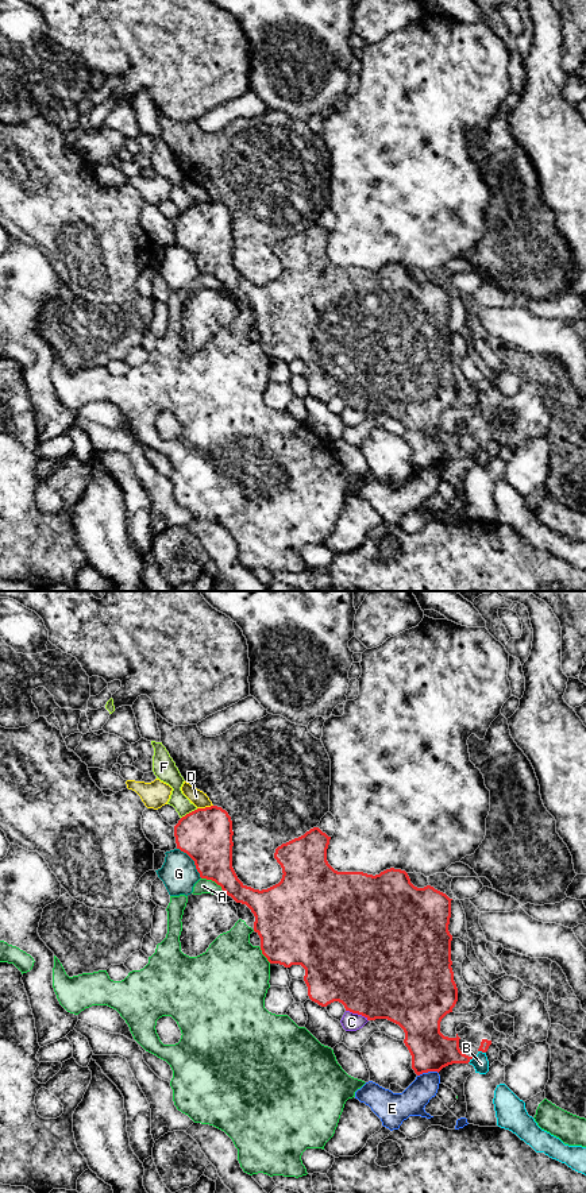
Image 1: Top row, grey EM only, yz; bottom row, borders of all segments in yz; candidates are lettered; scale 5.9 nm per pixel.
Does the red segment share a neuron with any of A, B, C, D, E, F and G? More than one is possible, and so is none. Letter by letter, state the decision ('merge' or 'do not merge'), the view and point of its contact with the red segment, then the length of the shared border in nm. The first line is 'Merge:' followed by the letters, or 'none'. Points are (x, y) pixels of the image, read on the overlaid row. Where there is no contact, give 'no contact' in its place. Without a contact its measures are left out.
Merge: none
A: do not merge; contact yz (212, 880); length 140 nm
B: do not merge; contact yz (471, 1058); length 80 nm
C: do not merge; contact yz (357, 1012); length 150 nm
D: do not merge; contact yz (204, 809); length 100 nm
E: do not merge; contact yz (427, 1072); length 130 nm
F: do not merge; contact yz (189, 813); length 120 nm
G: do not merge; contact yz (193, 860); length 240 nm

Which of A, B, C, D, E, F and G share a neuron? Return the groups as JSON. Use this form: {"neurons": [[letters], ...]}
{"neurons": [["A"], ["B"], ["C"], ["D"], ["E"], ["F"], ["G"]]}

